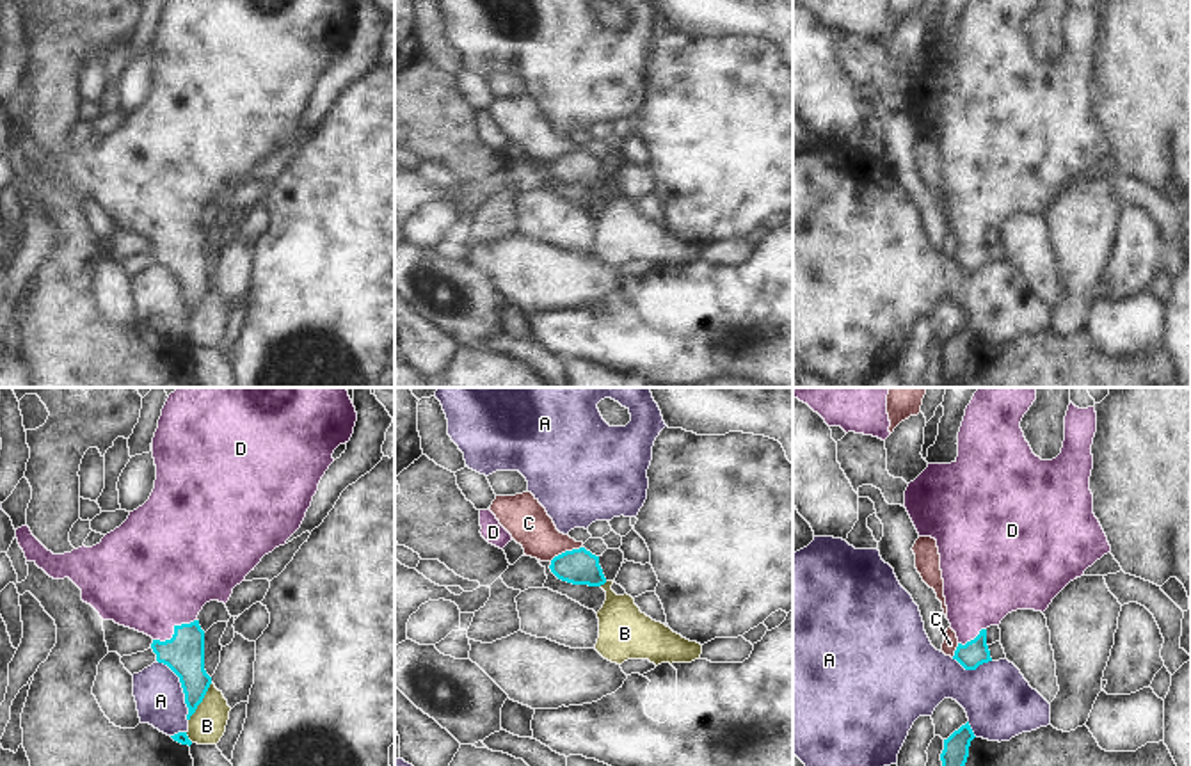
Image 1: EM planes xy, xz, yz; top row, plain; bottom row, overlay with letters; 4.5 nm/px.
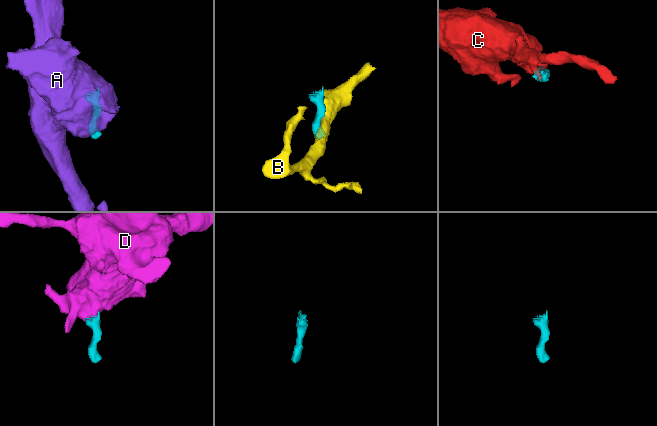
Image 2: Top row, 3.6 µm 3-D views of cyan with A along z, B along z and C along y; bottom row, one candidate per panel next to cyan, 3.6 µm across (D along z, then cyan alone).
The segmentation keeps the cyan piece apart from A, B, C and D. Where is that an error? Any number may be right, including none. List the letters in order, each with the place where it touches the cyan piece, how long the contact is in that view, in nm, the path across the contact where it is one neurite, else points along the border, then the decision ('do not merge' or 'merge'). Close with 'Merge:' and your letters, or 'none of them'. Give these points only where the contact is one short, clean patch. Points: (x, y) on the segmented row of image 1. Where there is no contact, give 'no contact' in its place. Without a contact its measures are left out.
A: xy (182, 686) | 320 nm | along xy (157, 660), (178, 678), (187, 720) | do not merge
B: xy (201, 701) | 200 nm | do not merge
C: xz (566, 551) | 170 nm | along xz (582, 546), (562, 551), (550, 560) | do not merge
D: xy (175, 631) | 220 nm | across xy (183, 653), (175, 631), (155, 580) | merge
Merge: D

